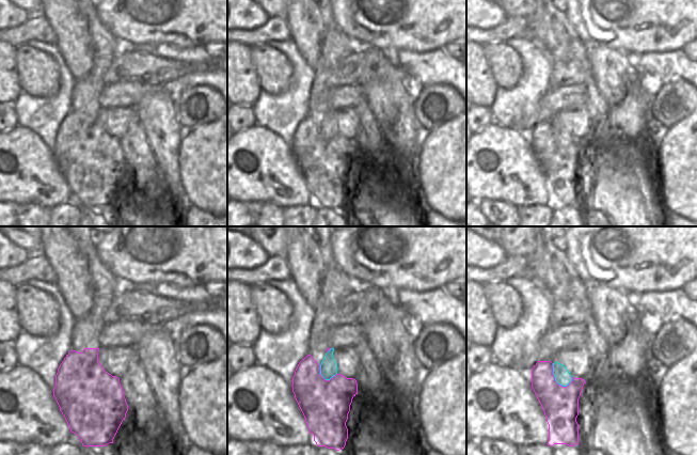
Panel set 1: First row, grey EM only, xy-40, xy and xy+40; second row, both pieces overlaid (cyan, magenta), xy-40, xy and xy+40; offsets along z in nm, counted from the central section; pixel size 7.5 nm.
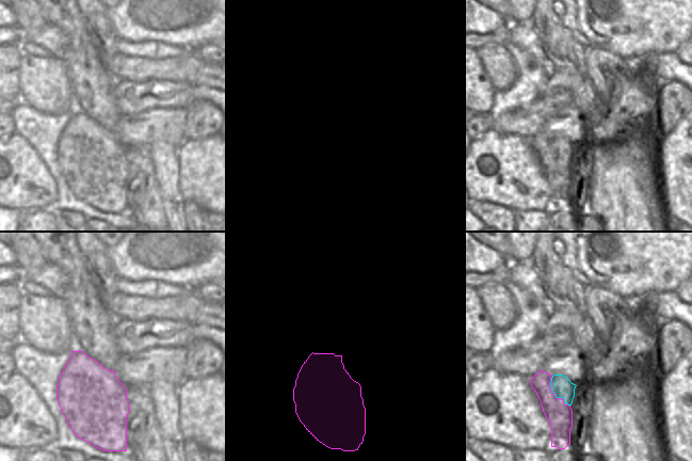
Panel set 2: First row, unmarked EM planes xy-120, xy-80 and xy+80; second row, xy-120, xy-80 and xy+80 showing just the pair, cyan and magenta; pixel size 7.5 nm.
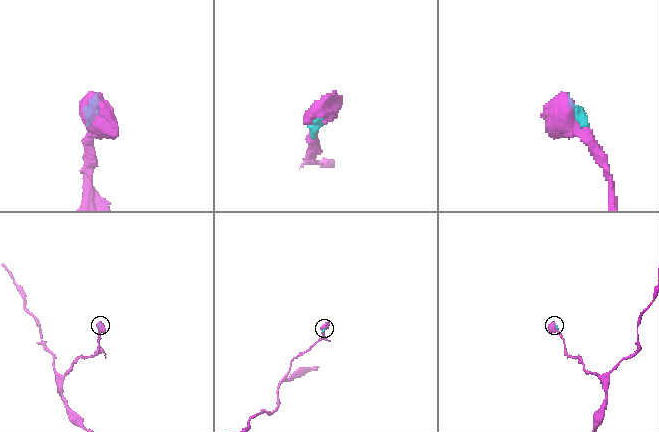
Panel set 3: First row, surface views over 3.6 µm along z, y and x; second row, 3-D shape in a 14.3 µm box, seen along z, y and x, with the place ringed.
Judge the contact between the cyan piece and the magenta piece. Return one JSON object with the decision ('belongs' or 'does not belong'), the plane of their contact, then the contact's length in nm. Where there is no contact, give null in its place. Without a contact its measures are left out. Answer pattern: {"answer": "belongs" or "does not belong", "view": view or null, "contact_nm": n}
{"answer": "belongs", "view": "xy+40", "contact_nm": 220}

